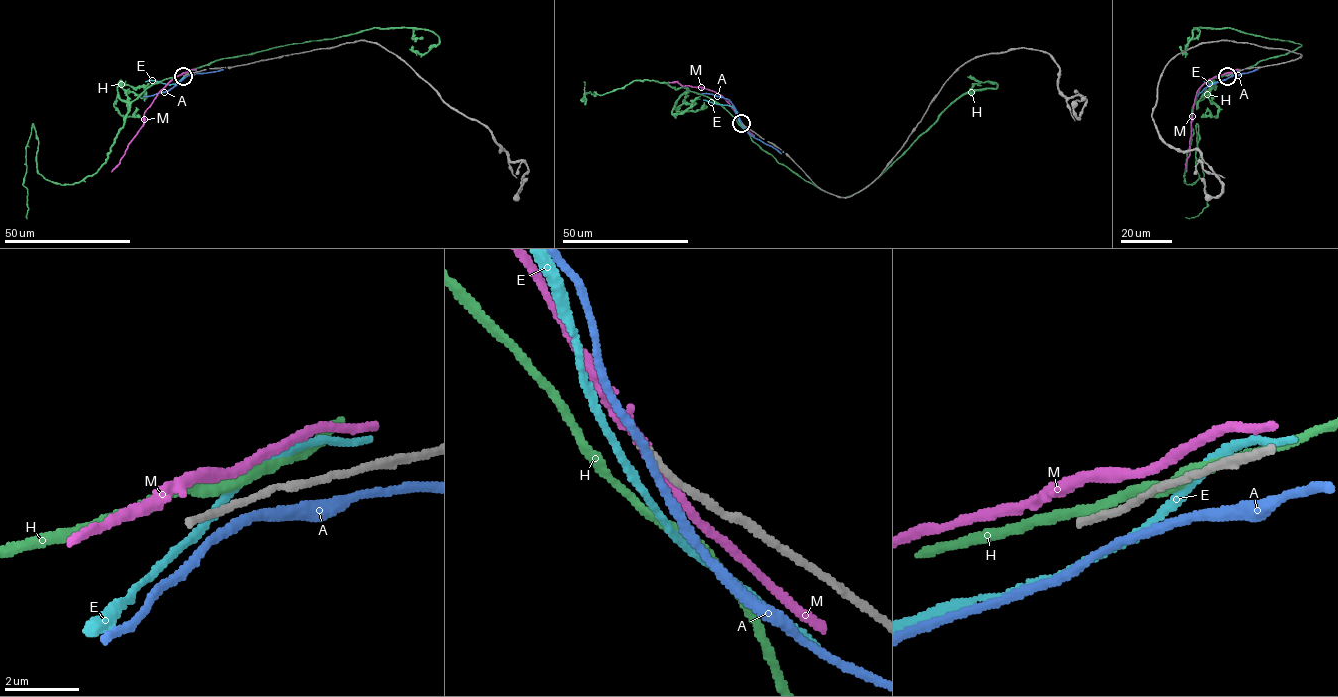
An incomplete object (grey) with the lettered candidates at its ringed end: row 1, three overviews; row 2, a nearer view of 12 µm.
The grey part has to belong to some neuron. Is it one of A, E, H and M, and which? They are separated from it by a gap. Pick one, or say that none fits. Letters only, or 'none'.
none

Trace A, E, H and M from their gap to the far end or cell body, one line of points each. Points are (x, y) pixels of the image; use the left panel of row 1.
A: (184, 77), (169, 90), (143, 95)
E: (183, 77), (172, 84), (145, 81)
H: (181, 75), (154, 83), (131, 102), (108, 159), (78, 182), (60, 184), (38, 171), (33, 124), (26, 217)
M: (183, 73), (160, 92), (145, 111), (143, 125), (111, 172)

